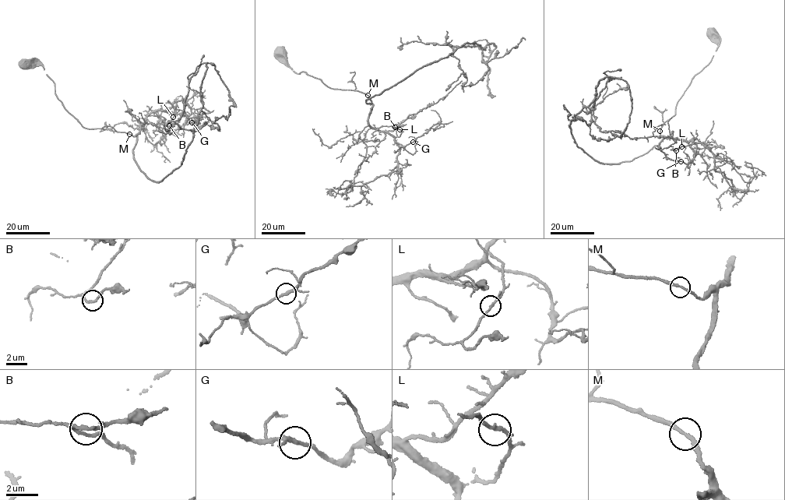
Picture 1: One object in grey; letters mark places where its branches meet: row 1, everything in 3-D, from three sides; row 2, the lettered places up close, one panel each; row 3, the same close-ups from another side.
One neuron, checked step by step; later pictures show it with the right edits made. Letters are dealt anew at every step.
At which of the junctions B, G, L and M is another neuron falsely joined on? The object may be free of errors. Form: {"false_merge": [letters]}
{"false_merge": []}

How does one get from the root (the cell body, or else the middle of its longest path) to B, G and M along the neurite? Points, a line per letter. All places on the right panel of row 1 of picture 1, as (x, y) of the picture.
B: (712, 33), (719, 44), (710, 61), (693, 77), (674, 114), (660, 128), (662, 136), (695, 138), (676, 150)
G: (712, 33), (719, 44), (710, 61), (660, 128), (662, 136), (695, 138), (694, 158), (681, 161)
M: (712, 33), (713, 31), (719, 44), (710, 61), (693, 77), (677, 101), (674, 114), (663, 123), (660, 131)

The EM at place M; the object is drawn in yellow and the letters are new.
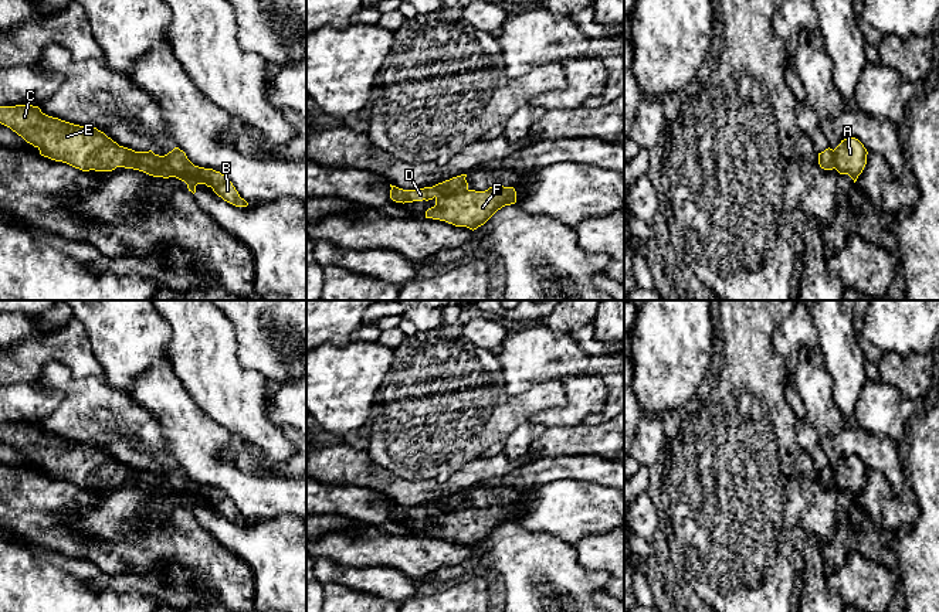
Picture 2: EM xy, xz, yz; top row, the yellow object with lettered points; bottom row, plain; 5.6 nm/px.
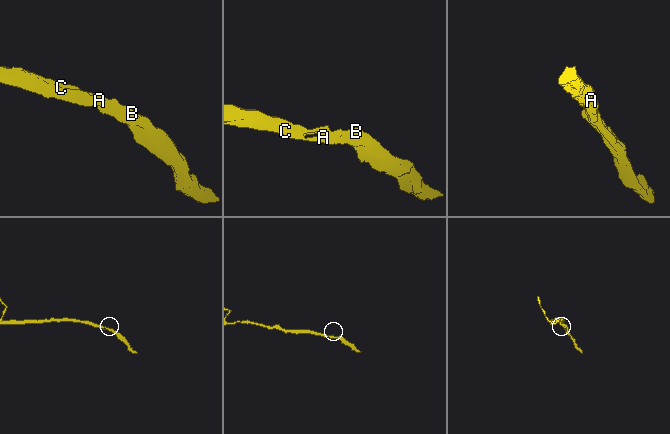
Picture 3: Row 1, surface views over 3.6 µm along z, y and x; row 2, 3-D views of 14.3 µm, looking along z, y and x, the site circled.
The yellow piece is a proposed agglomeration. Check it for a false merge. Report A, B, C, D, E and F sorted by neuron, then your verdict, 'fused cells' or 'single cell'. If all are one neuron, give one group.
A B C D E F | single cell

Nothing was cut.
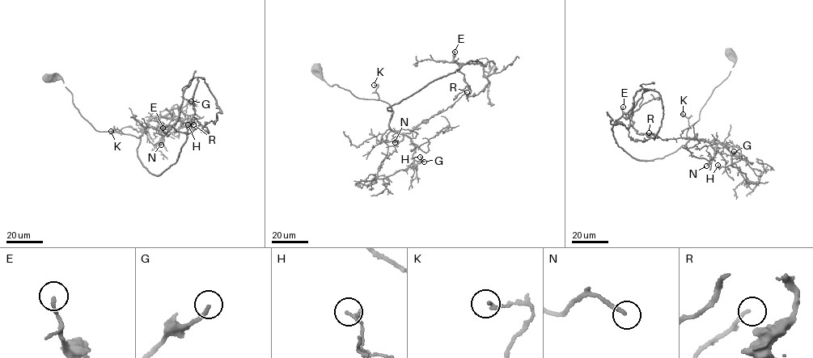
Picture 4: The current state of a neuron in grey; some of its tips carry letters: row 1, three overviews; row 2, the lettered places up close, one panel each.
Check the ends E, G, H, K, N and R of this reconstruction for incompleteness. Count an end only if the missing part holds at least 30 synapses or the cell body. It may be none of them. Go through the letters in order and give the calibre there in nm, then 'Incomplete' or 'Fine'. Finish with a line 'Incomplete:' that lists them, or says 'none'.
E: Thickness 170 nm. Fine
G: Thickness 200 nm. Fine
H: Thickness 180 nm. Fine
K: Thickness 180 nm. Fine
N: Thickness 180 nm. Fine
R: Thickness 110 nm. Fine
Incomplete: none

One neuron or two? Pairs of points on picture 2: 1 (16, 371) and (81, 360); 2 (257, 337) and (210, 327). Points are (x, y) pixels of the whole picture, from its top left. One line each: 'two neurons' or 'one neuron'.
1: one neuron
2: two neurons

